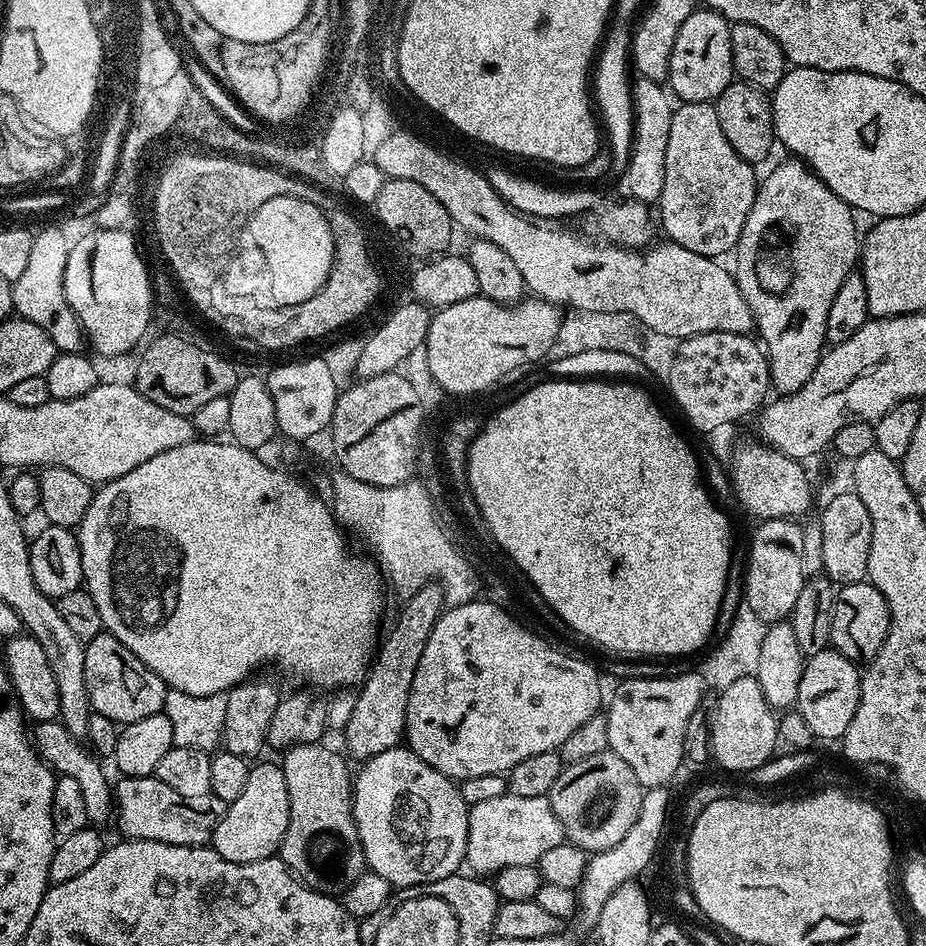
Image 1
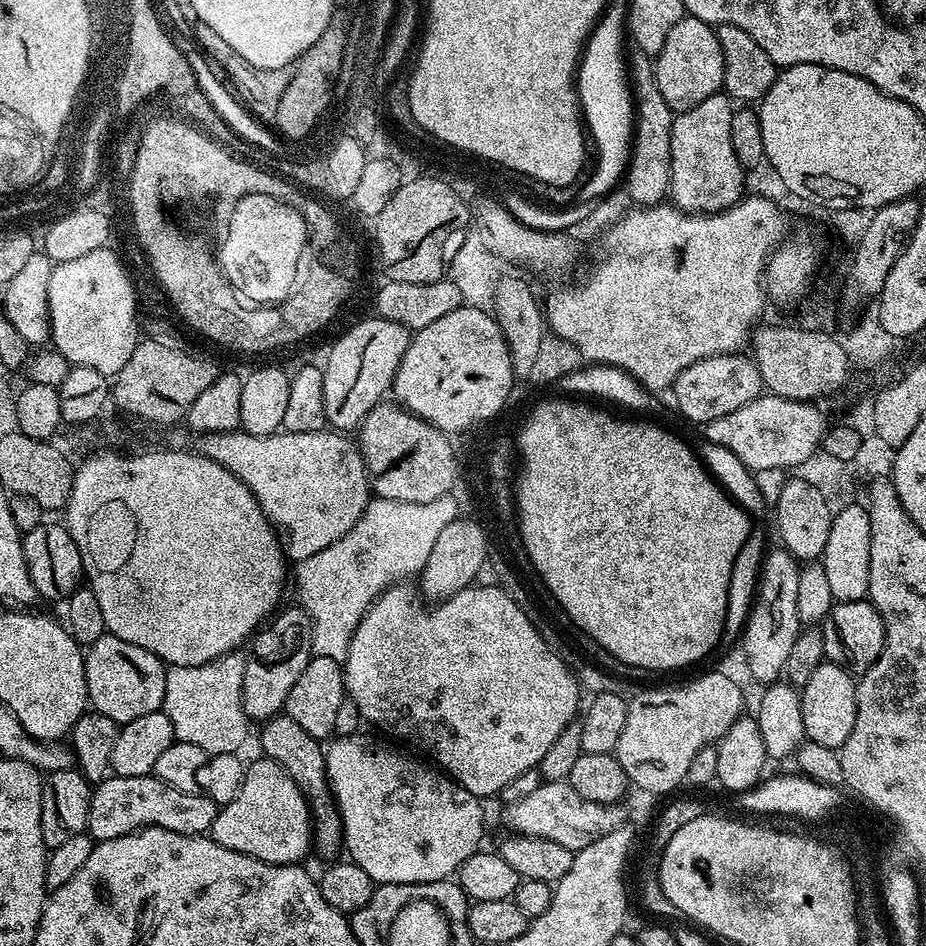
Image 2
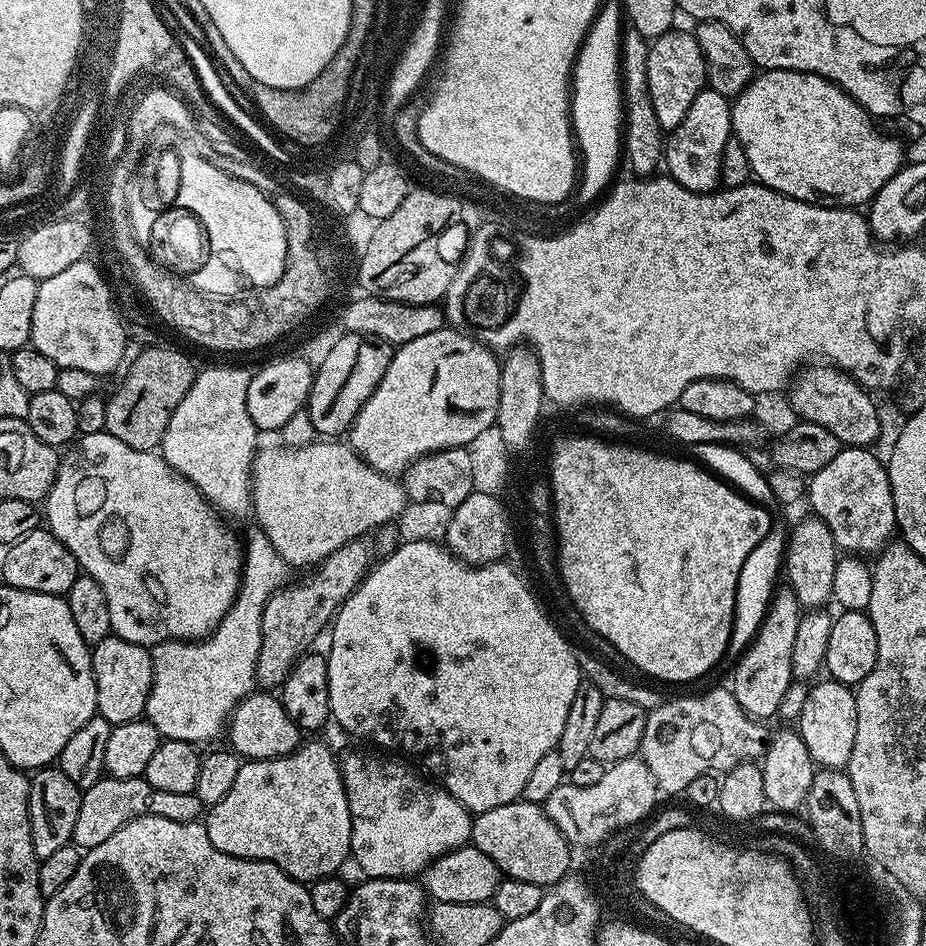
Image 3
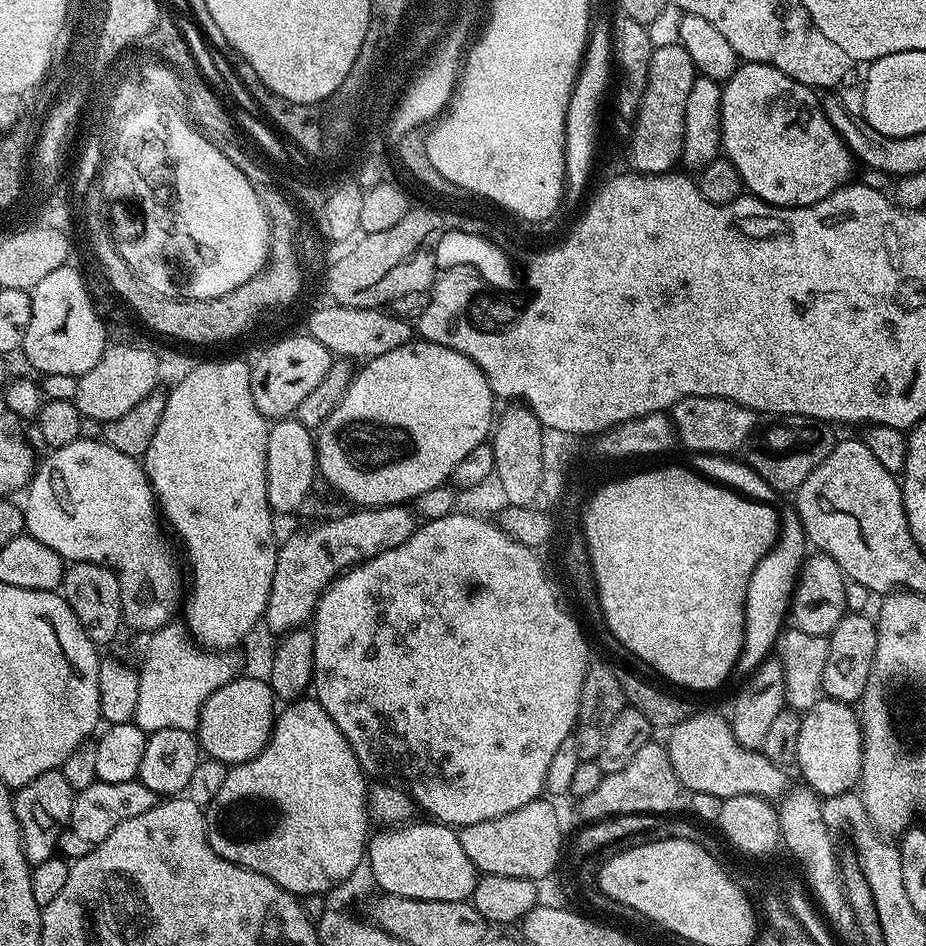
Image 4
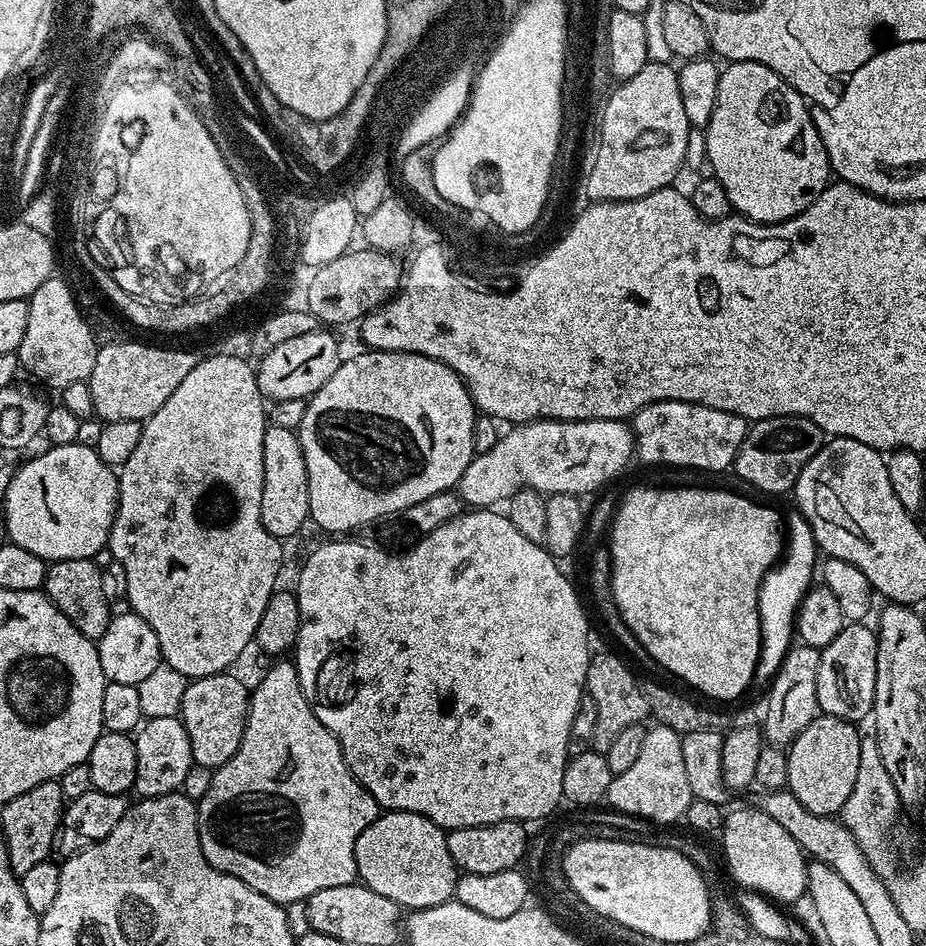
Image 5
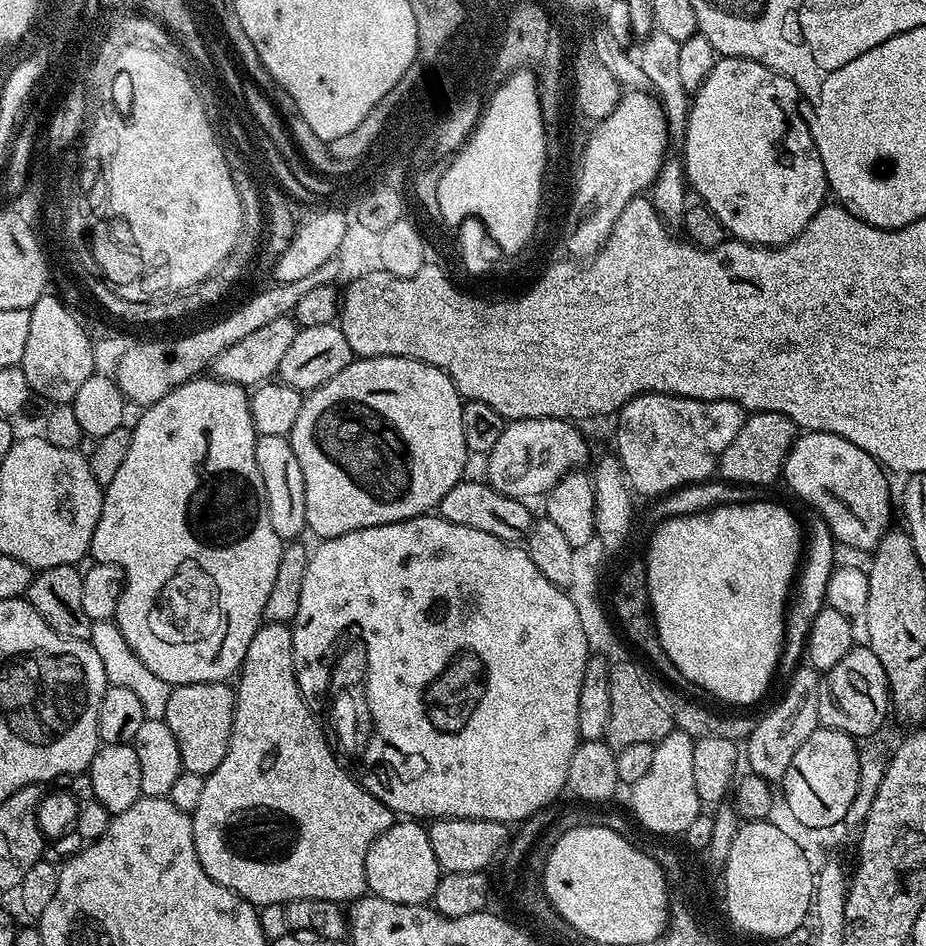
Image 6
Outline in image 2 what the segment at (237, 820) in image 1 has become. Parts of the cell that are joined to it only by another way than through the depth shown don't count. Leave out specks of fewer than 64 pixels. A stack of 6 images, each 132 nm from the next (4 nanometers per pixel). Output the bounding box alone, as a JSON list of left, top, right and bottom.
[210,759,312,864]

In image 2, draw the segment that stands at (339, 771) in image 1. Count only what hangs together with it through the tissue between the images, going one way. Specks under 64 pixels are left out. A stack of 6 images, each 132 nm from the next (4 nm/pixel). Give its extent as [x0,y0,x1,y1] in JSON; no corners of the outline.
[260,715,344,858]

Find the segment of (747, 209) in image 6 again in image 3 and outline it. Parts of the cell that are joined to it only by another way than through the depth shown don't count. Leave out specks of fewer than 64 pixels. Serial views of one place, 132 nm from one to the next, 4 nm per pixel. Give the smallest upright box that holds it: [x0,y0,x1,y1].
[731,71,906,208]

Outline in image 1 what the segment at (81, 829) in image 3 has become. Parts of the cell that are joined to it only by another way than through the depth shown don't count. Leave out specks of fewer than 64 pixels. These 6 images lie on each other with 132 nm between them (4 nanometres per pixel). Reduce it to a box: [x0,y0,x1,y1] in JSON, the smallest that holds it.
[114,775,226,846]

